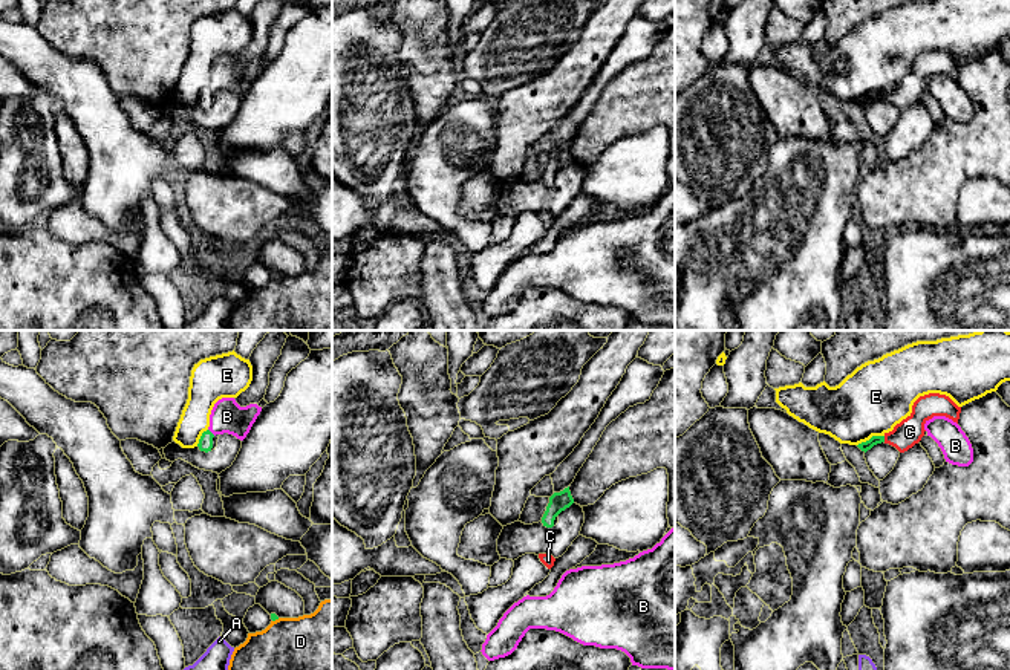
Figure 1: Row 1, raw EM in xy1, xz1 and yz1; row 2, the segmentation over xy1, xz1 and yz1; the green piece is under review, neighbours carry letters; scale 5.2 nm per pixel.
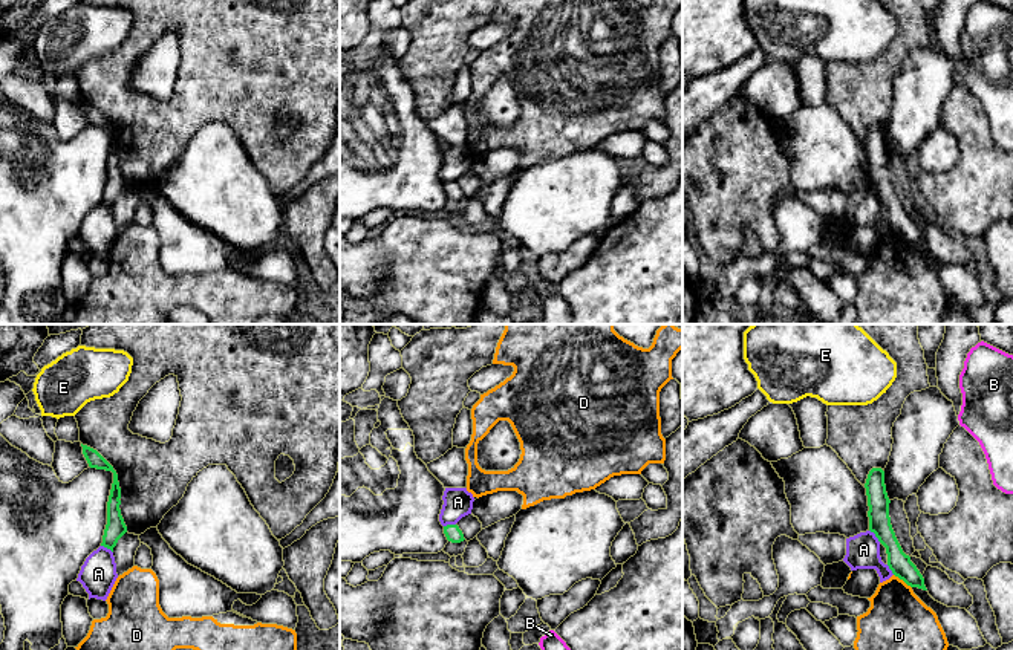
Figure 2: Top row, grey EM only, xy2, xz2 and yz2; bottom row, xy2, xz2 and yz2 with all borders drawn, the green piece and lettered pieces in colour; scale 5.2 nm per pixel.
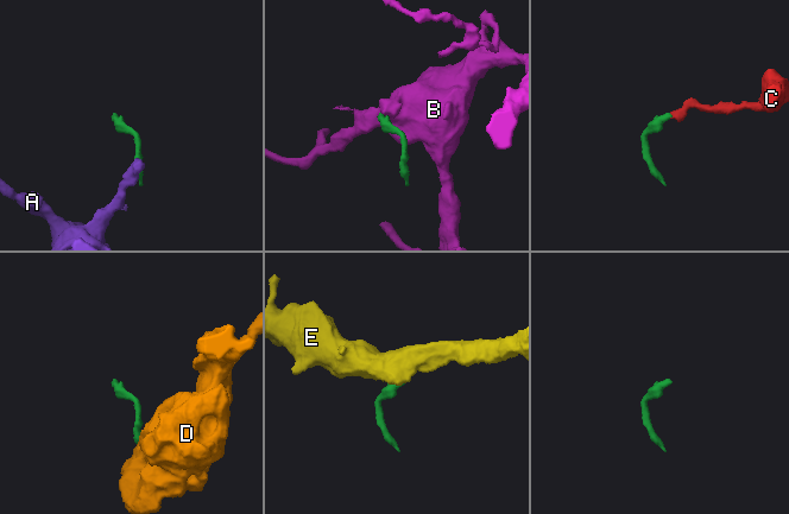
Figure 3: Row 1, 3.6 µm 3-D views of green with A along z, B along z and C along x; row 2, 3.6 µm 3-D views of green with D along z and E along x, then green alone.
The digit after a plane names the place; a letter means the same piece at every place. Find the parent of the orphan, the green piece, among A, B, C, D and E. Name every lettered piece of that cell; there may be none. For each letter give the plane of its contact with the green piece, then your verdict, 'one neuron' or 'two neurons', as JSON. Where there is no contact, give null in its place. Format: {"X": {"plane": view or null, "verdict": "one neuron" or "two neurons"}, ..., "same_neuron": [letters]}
{"A": {"plane": "yz2", "verdict": "two neurons"}, "B": {"plane": "xy1", "verdict": "two neurons"}, "C": {"plane": "yz1", "verdict": "one neuron"}, "D": {"plane": "yz2", "verdict": "two neurons"}, "E": {"plane": "yz1", "verdict": "two neurons"}, "same_neuron": ["C"]}

